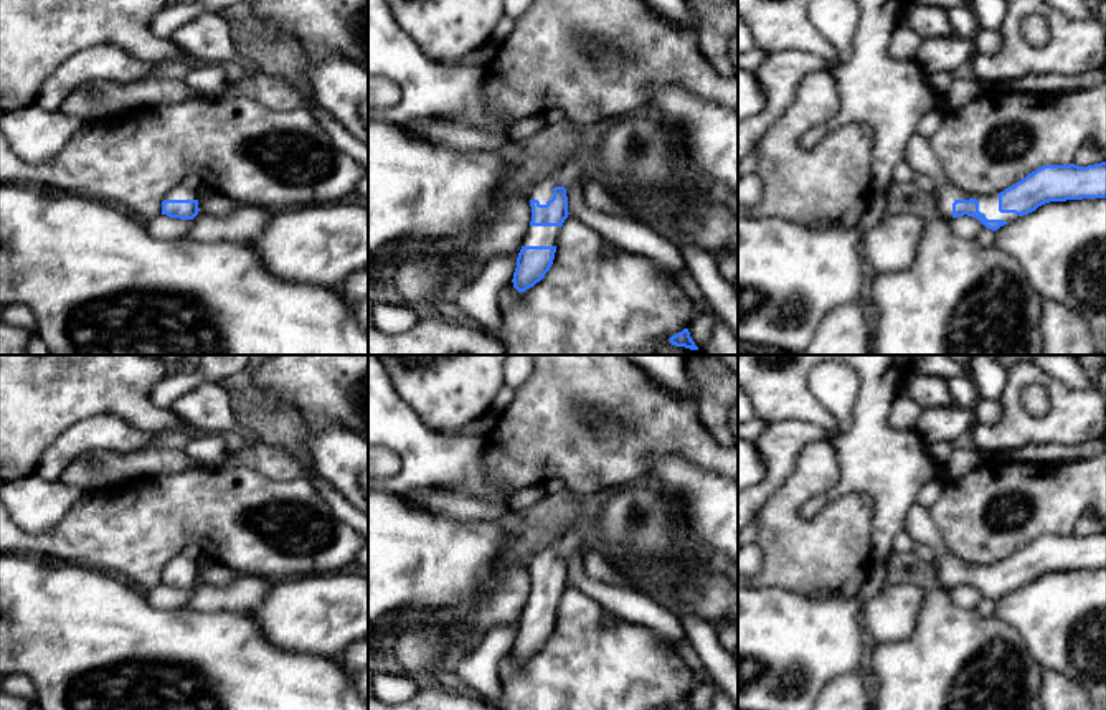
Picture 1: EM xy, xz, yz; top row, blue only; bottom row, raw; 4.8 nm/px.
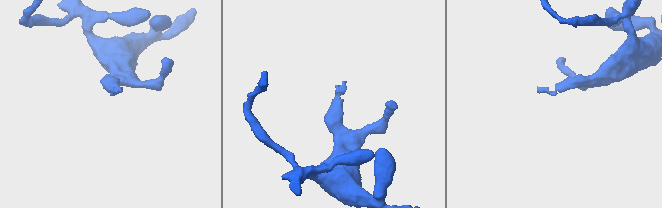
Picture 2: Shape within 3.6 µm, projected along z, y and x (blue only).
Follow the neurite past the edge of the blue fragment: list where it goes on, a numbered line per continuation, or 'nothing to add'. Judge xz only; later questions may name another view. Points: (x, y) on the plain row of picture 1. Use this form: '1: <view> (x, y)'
1: xz (568, 540)

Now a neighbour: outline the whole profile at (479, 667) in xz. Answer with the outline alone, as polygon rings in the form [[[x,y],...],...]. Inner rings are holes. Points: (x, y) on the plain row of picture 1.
[[[512,622],[490,629],[457,662],[452,672],[469,684],[475,695],[490,702],[497,702],[502,697],[499,664],[513,649],[517,627]]]

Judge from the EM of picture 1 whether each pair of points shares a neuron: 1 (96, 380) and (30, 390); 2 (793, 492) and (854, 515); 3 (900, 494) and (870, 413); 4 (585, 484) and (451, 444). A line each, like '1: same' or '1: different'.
1: same
2: same
3: same
4: different

